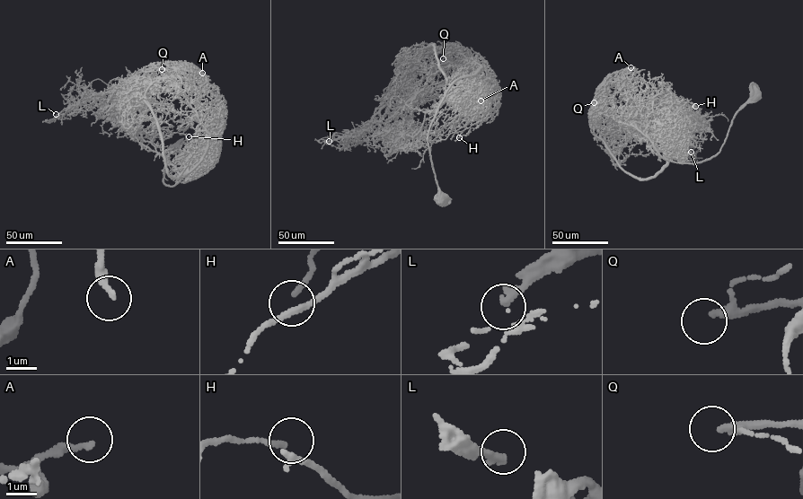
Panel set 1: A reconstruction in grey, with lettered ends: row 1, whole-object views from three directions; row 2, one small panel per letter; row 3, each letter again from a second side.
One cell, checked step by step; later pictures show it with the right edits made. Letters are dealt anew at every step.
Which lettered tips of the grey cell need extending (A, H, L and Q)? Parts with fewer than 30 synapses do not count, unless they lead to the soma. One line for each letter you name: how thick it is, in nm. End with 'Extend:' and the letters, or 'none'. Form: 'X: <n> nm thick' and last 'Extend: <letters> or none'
L: 280 nm thick
Extend: L

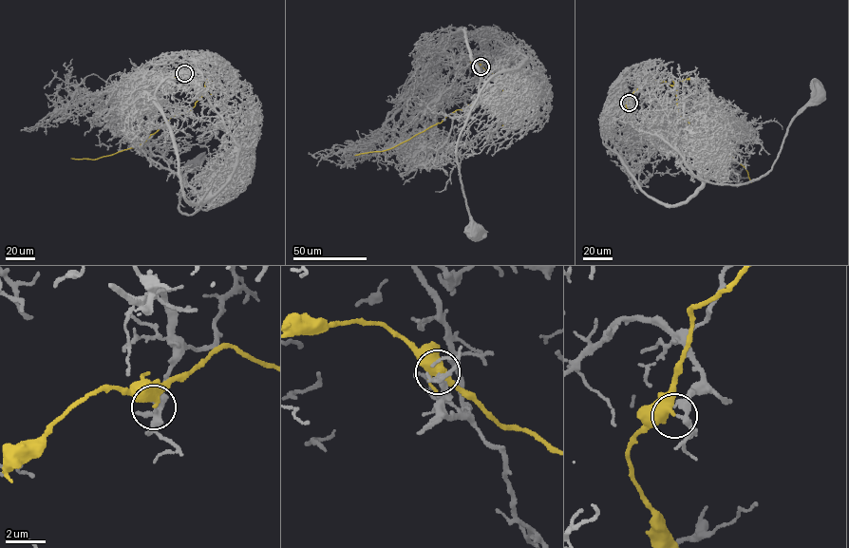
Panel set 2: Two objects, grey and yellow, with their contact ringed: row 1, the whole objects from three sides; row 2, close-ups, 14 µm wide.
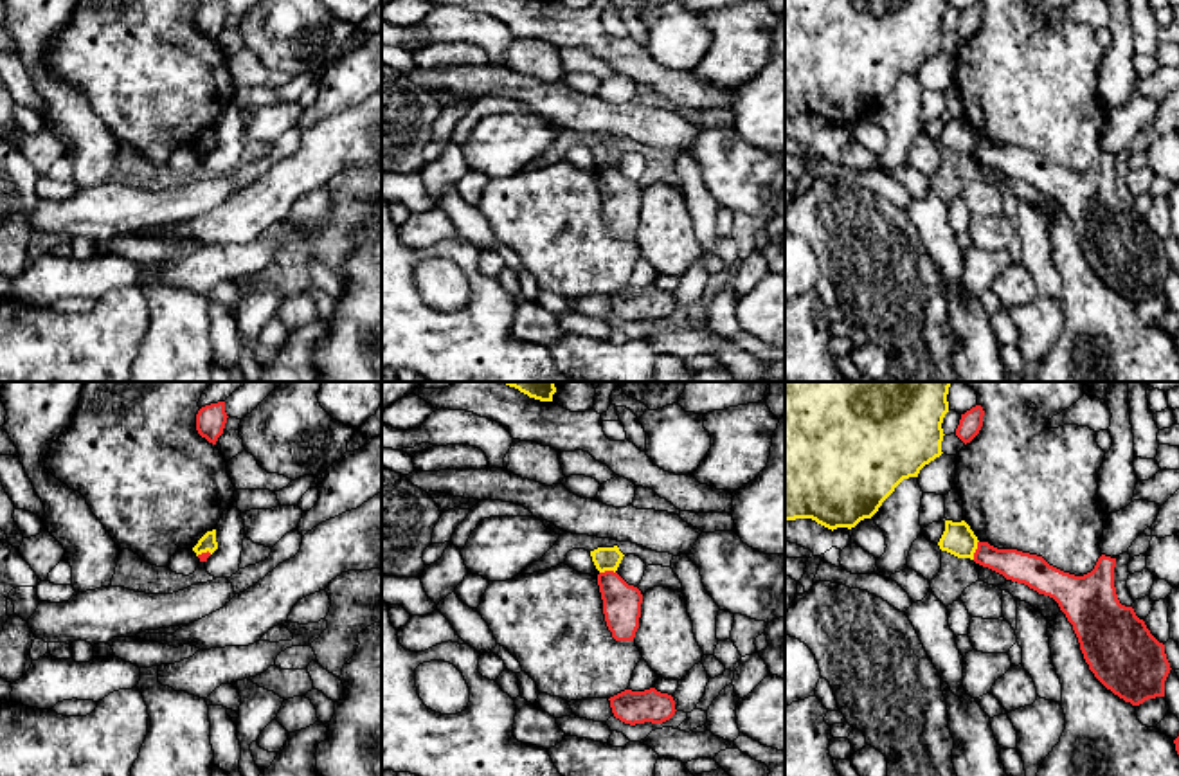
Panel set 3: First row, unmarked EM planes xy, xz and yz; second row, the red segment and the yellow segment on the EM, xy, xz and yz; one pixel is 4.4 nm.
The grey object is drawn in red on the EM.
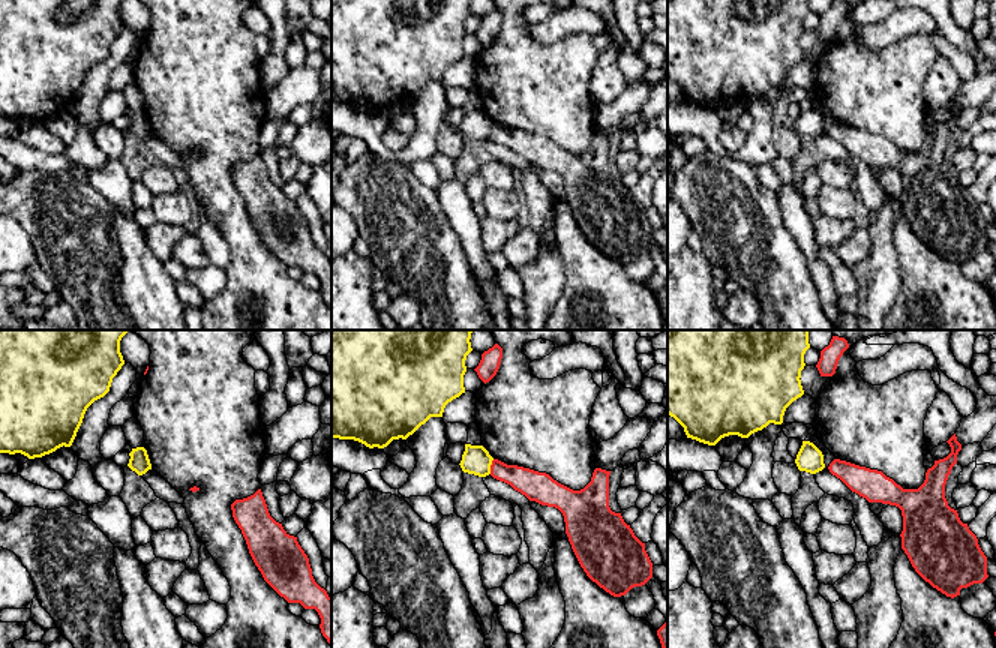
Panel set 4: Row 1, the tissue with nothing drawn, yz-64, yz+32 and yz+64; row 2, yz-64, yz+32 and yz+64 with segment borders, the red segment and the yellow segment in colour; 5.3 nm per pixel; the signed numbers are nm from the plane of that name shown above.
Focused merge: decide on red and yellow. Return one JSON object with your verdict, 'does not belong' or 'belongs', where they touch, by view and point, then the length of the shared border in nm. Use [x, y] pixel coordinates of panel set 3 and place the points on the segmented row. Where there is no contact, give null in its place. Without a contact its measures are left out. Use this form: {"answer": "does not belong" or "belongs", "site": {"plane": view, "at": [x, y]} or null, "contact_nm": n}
{"answer": "does not belong", "site": {"plane": "yz", "at": [976, 550]}, "contact_nm": 90}

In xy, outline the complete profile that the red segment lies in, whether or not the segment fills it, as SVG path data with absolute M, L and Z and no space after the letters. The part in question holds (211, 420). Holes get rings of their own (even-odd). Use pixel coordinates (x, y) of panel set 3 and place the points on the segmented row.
M225 402L205 405L196 414L196 430L209 443L216 445L227 423Z

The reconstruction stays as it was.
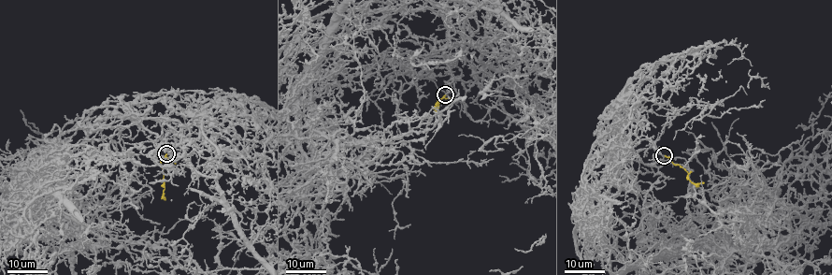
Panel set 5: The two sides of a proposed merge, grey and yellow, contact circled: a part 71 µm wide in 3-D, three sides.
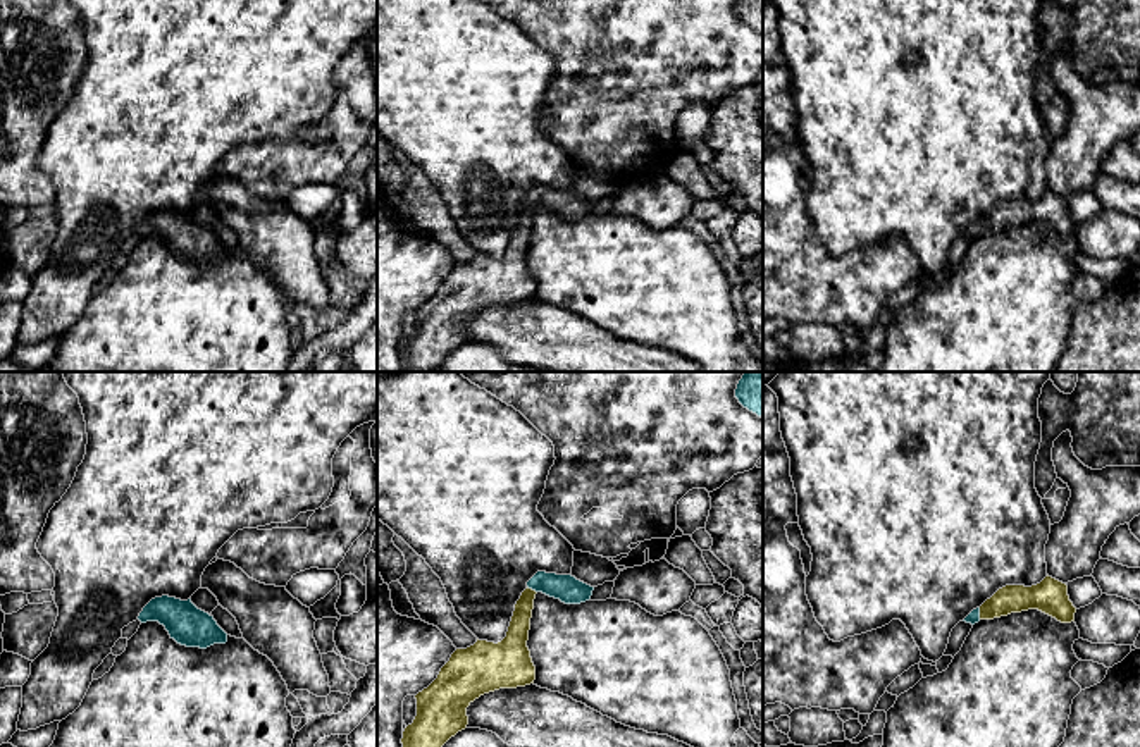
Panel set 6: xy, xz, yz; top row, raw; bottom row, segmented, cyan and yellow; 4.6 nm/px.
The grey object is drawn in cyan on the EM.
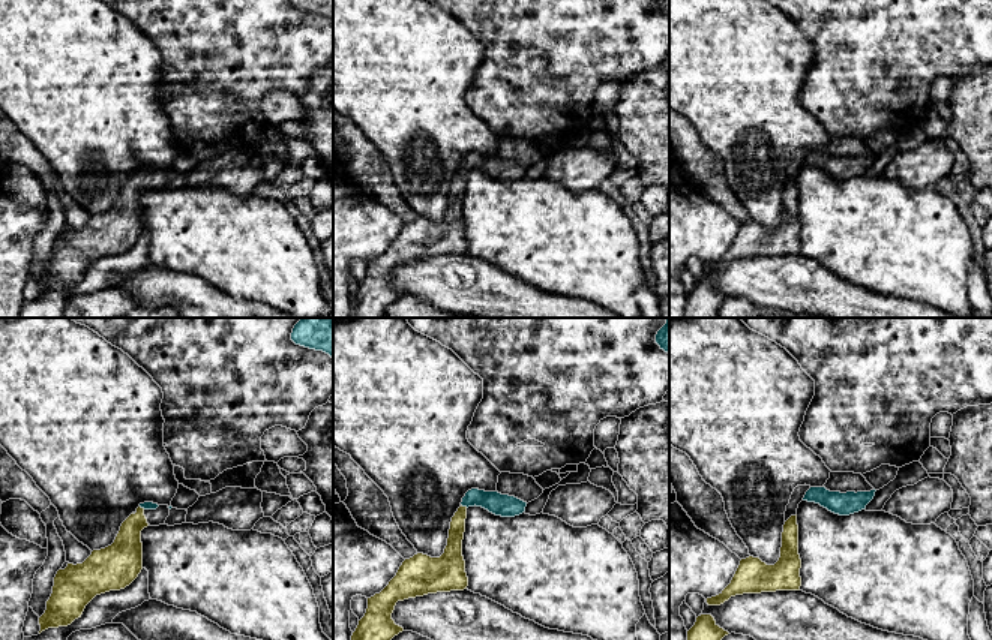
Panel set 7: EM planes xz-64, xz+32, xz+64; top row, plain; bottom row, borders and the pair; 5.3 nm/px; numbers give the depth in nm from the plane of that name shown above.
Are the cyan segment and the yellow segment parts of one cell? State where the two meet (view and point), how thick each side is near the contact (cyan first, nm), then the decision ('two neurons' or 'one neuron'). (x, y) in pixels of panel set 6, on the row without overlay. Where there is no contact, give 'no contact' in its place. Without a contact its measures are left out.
contact yz (978, 228); calibres 60 and 130 nm; one neuron

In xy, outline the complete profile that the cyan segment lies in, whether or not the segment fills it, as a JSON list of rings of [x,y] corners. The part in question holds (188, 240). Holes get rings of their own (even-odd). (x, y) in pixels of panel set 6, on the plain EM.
[[[155,212],[143,222],[138,234],[141,238],[158,236],[165,241],[170,253],[186,262],[207,263],[214,258],[227,256],[227,248],[217,239],[214,231],[198,224],[191,213]]]

